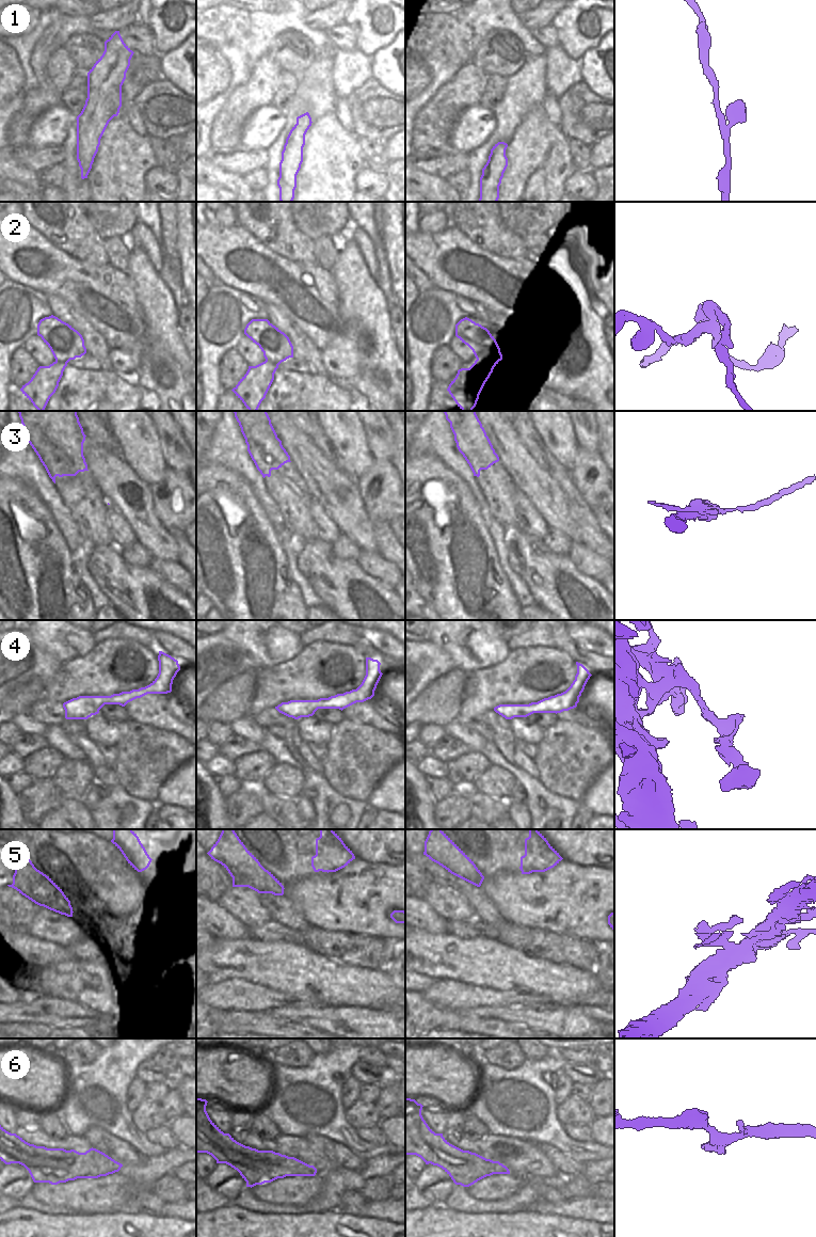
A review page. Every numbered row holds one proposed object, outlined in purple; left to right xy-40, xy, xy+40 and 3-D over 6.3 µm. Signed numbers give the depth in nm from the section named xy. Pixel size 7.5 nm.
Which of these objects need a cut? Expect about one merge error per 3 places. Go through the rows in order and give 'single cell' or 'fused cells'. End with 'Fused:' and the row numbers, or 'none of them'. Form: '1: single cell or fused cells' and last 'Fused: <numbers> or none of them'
1: single cell
2: fused cells
3: fused cells
4: single cell
5: single cell
6: single cell
Fused: 2, 3

